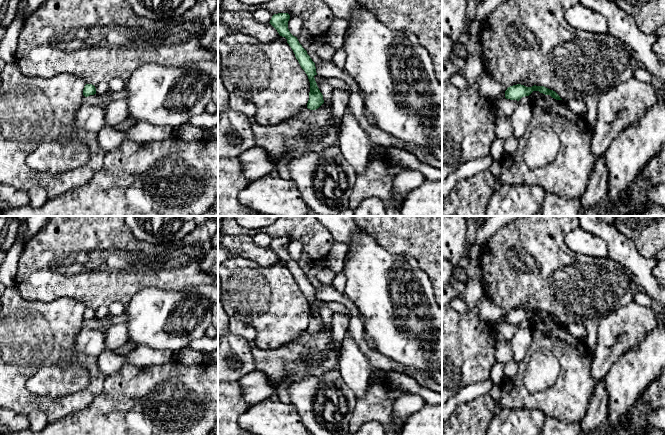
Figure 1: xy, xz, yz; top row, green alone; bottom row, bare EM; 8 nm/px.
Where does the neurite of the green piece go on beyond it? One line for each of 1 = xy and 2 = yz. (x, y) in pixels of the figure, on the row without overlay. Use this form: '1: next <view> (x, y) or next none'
1: next none
2: next none

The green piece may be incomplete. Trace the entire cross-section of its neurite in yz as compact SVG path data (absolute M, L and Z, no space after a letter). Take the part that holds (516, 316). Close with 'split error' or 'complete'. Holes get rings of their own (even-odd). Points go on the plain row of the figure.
M521 308L508 311L505 315L505 322L519 325L522 321L529 320L533 315L539 315L540 317L543 317L545 319L550 319L556 324L562 324L555 315L550 314L544 310L534 309L532 311L526 311Z; complete

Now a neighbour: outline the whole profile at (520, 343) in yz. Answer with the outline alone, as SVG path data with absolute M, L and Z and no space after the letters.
M519 327L510 341L513 351L513 360L520 363L529 351L532 342L532 332L527 327Z

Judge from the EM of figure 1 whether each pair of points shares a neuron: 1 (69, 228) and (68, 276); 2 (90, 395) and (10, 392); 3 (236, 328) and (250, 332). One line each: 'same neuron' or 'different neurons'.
1: same neuron
2: same neuron
3: same neuron

